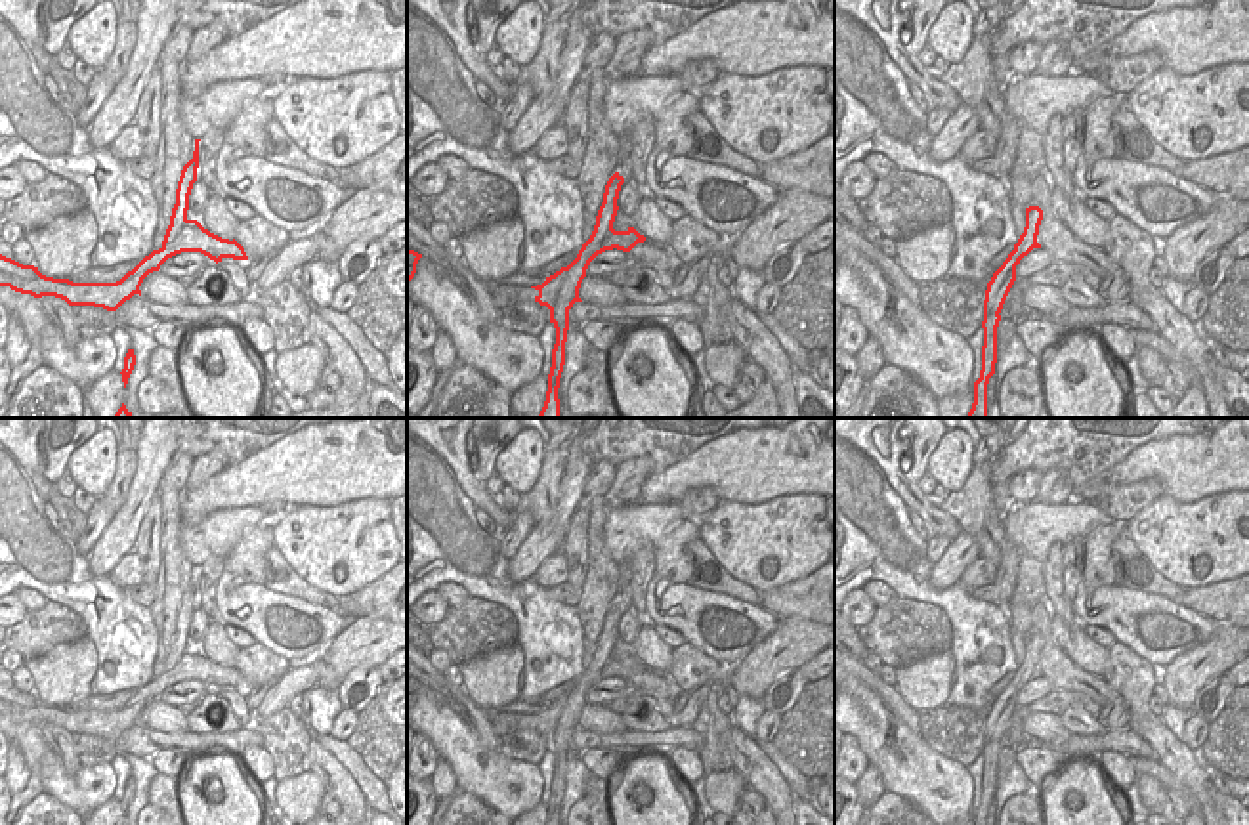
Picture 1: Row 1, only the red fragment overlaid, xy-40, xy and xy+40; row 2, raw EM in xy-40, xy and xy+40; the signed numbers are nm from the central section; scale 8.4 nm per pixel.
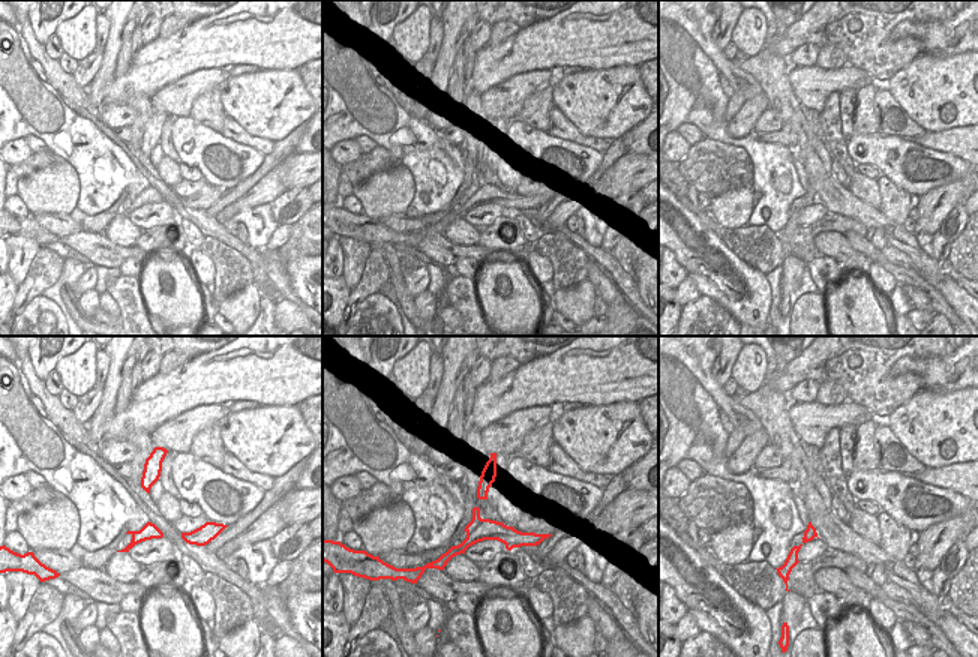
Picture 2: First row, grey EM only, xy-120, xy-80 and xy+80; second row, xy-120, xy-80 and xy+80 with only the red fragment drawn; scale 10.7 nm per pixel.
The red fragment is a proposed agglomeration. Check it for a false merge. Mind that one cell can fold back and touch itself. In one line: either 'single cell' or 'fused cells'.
fused cells

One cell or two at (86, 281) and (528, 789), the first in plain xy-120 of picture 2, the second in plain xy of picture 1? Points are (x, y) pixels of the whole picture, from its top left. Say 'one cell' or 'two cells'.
one cell

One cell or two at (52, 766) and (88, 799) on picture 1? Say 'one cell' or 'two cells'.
one cell

